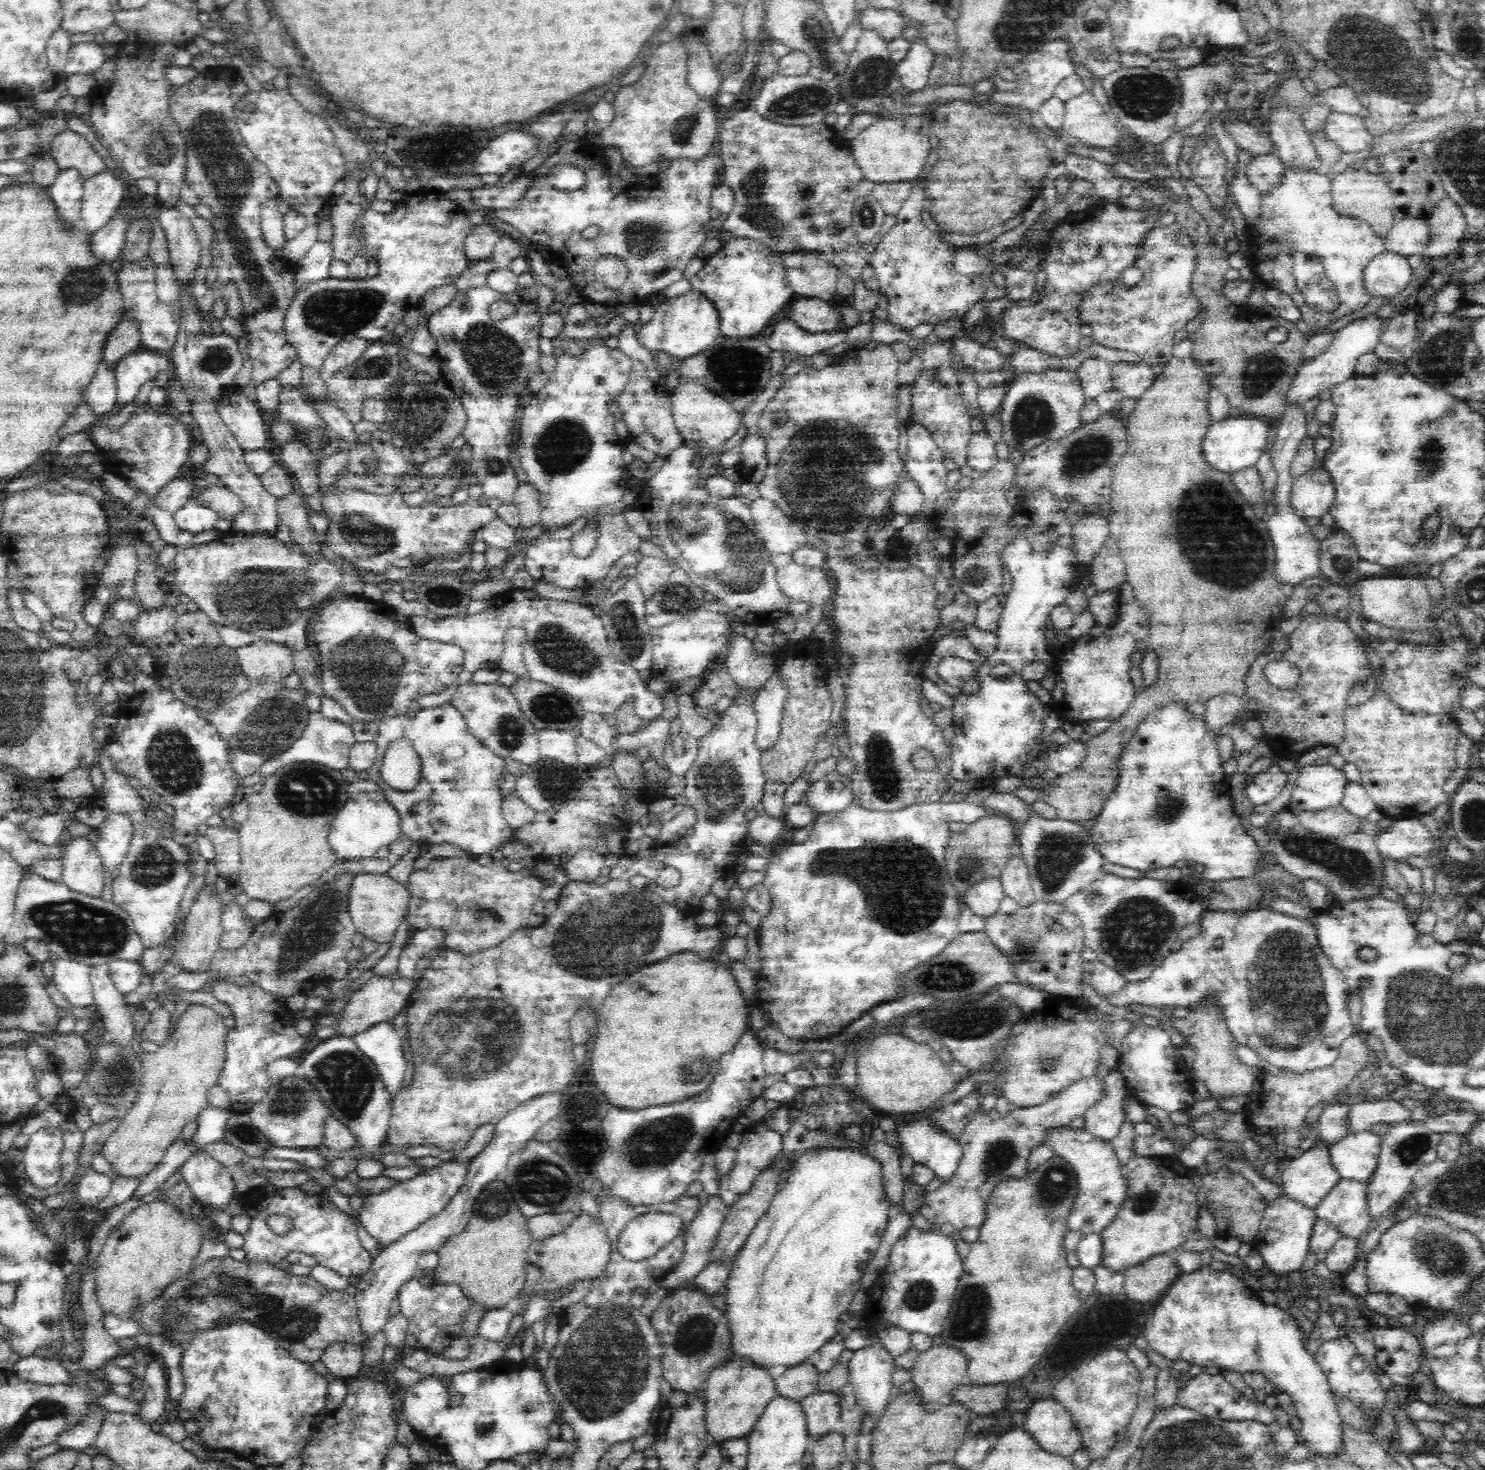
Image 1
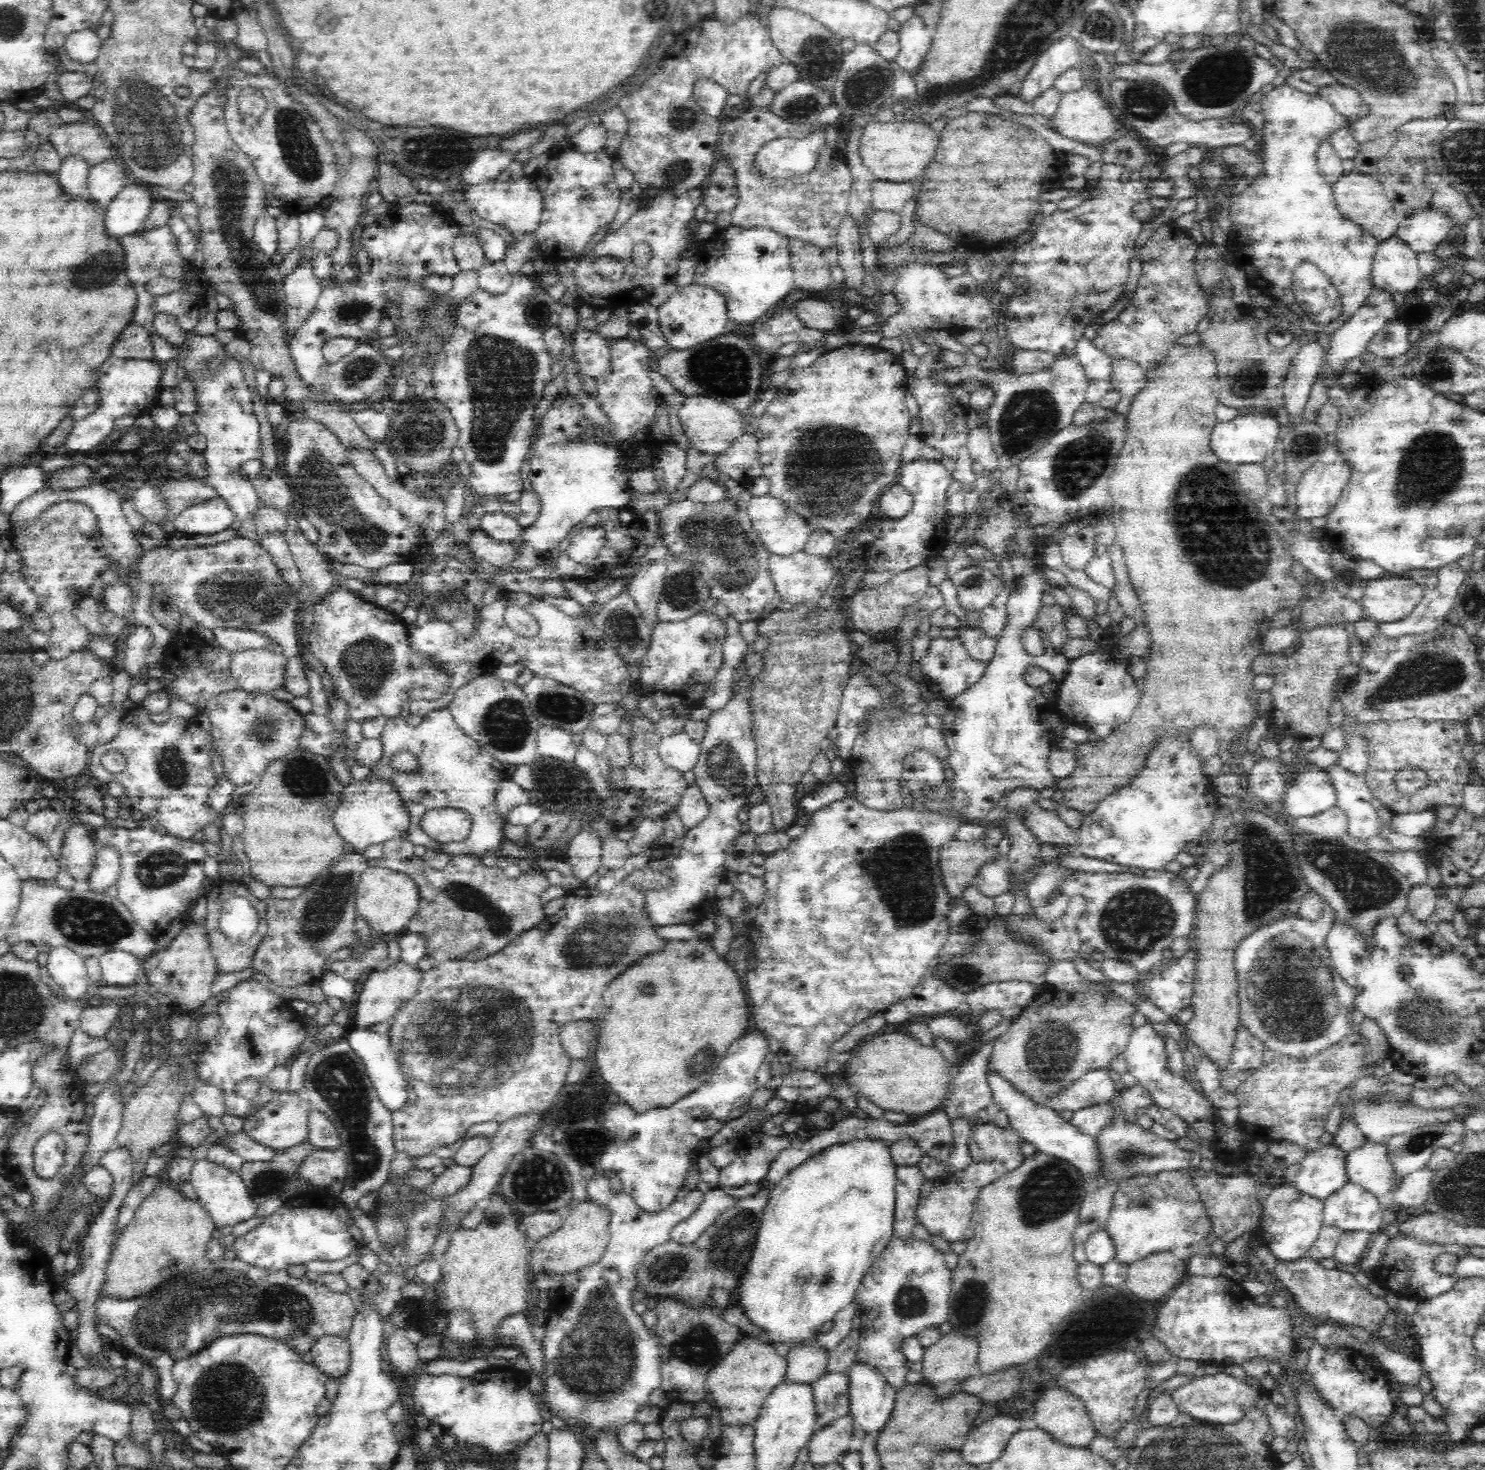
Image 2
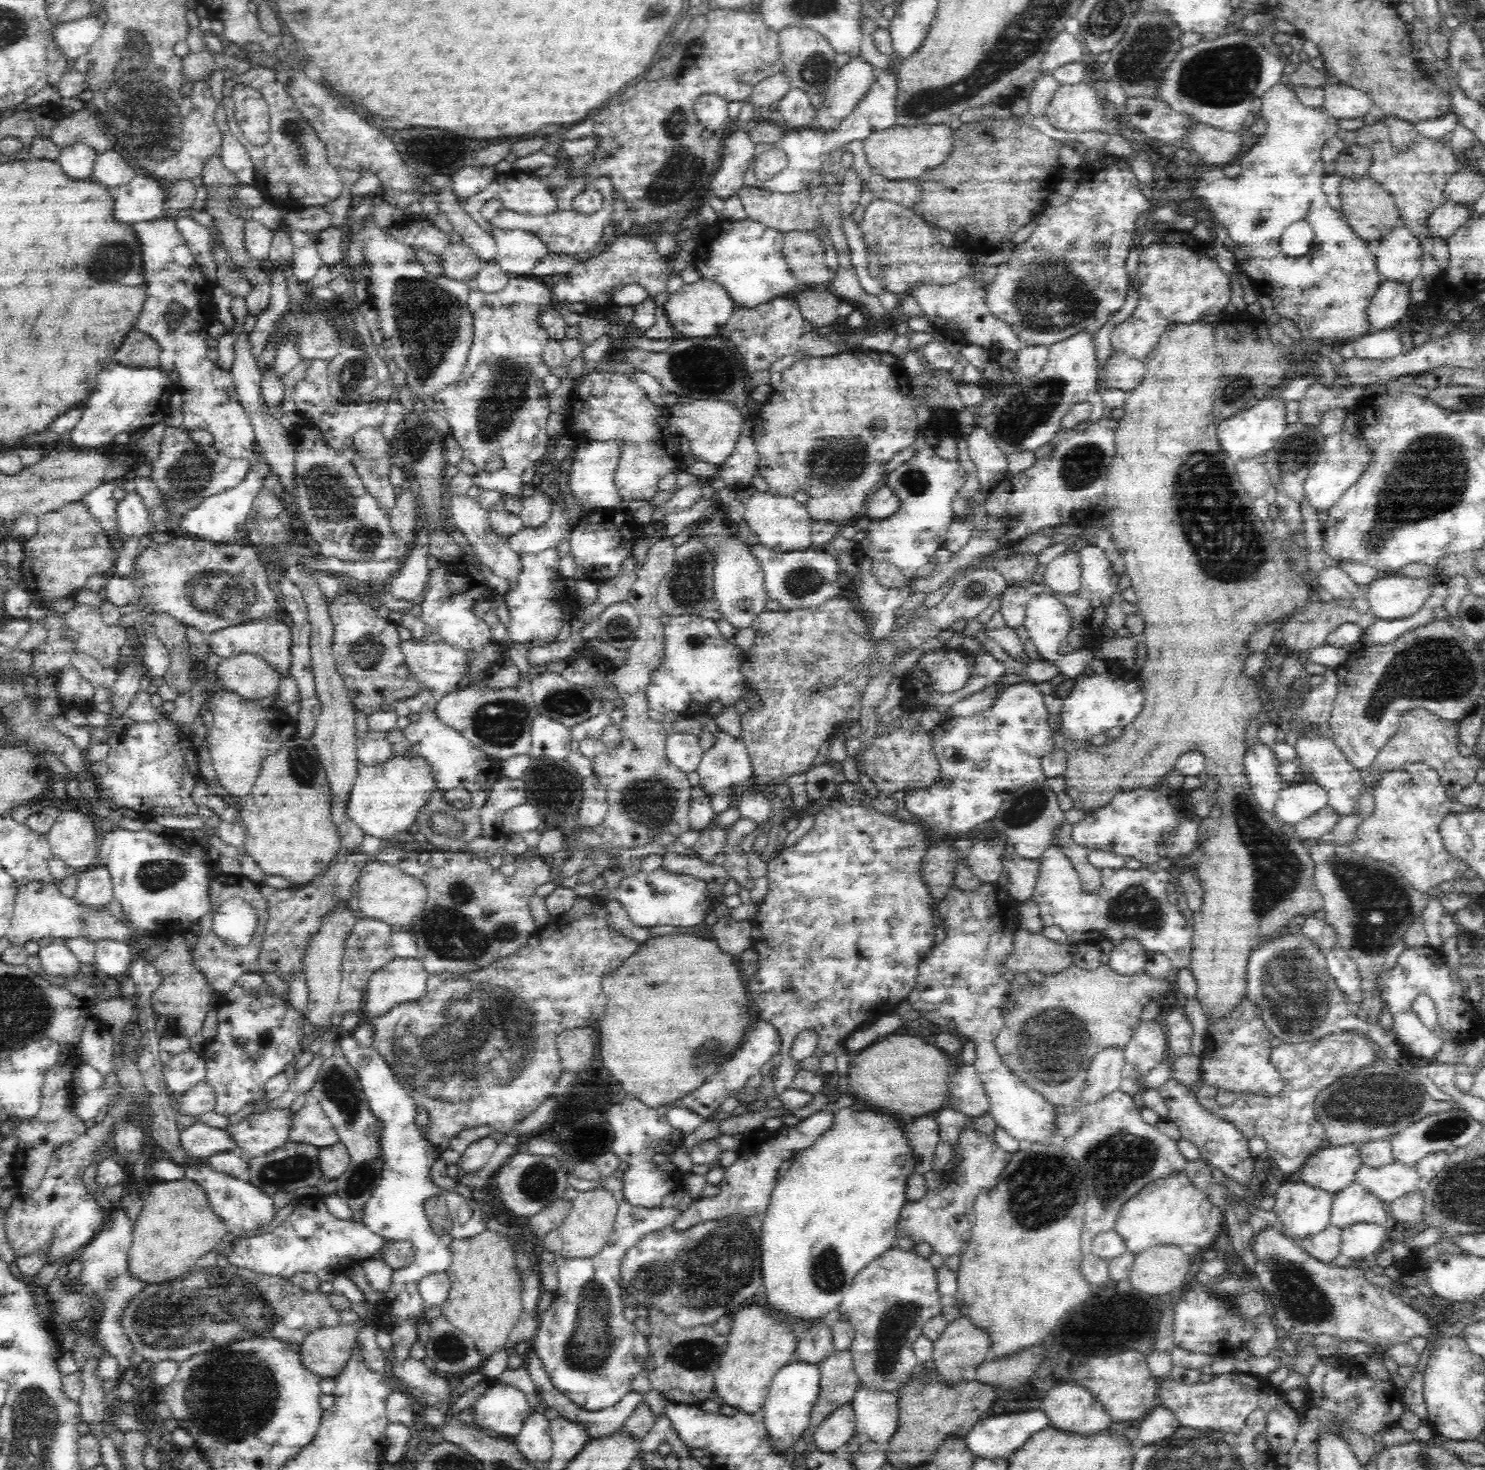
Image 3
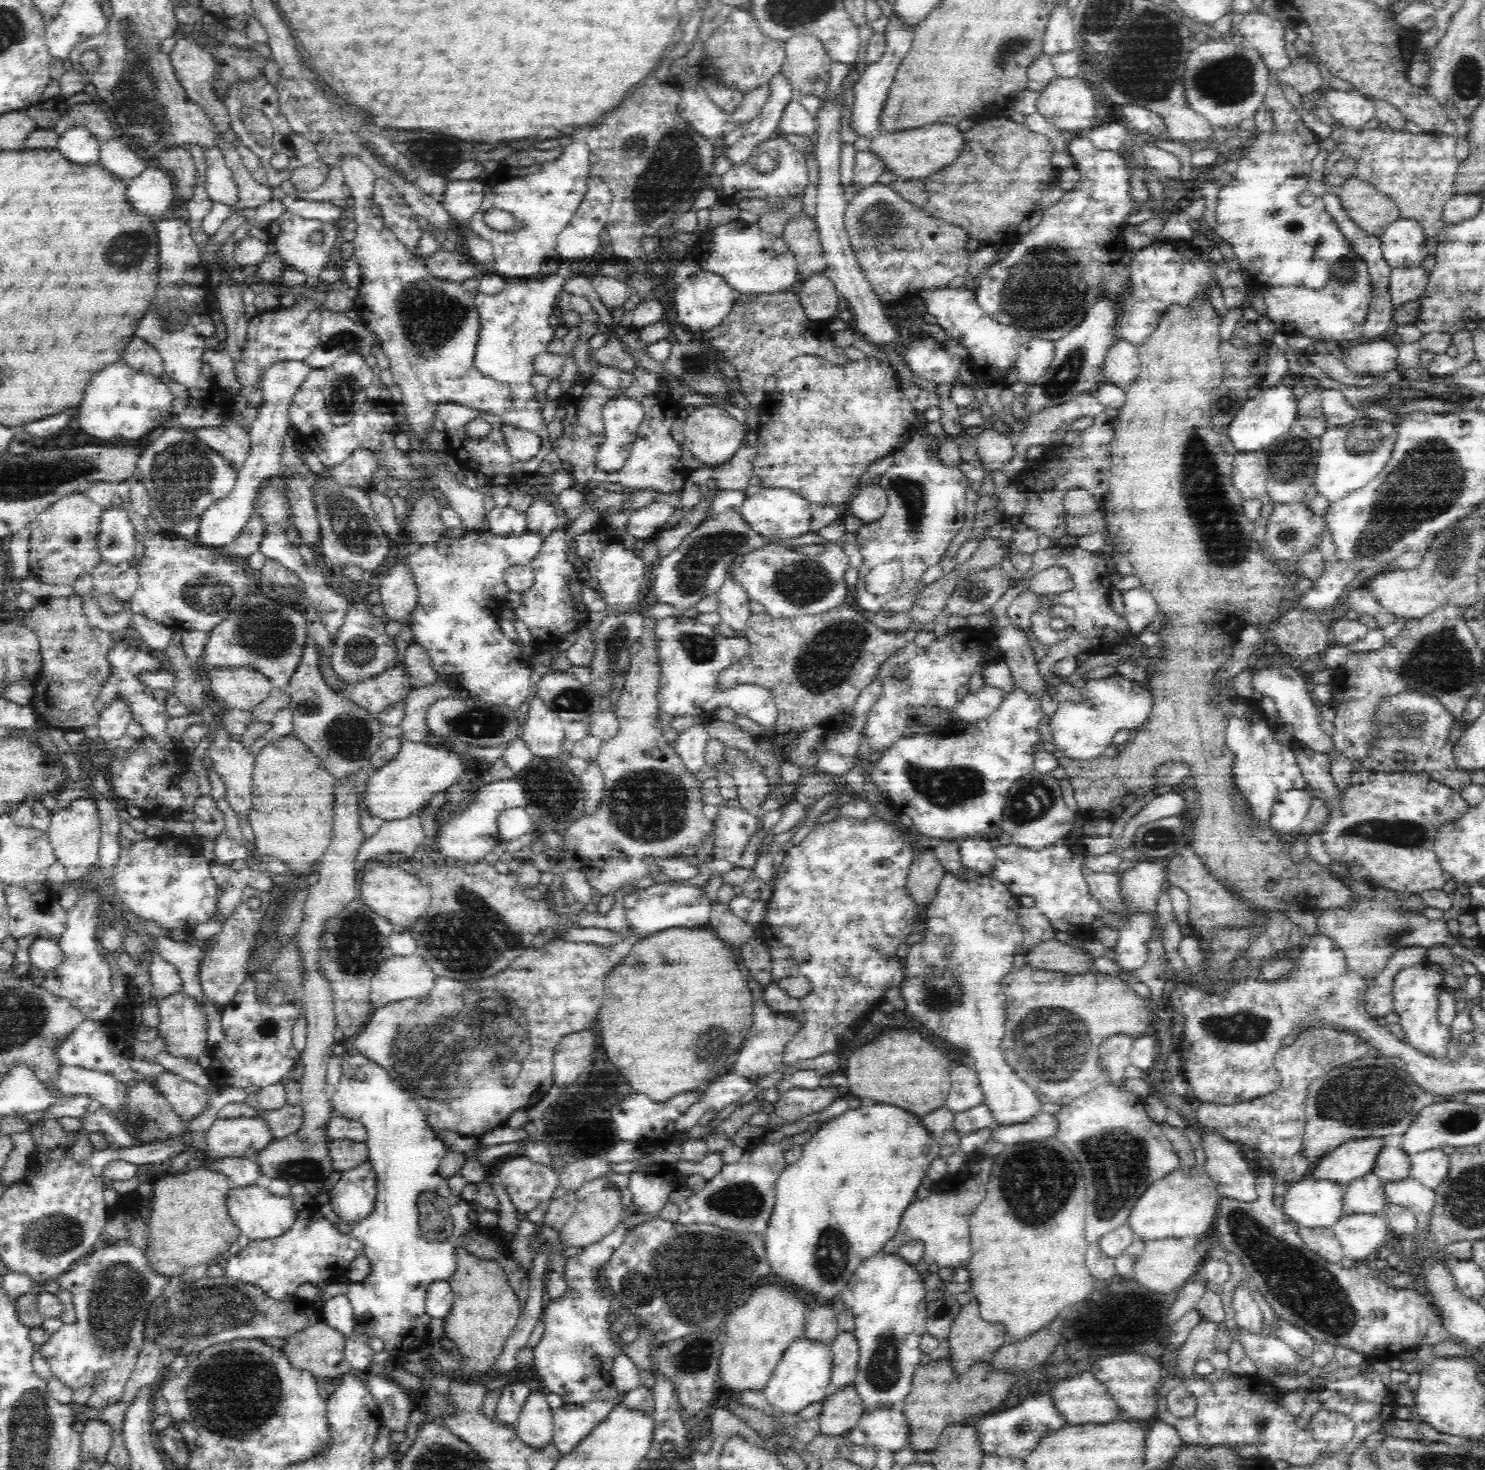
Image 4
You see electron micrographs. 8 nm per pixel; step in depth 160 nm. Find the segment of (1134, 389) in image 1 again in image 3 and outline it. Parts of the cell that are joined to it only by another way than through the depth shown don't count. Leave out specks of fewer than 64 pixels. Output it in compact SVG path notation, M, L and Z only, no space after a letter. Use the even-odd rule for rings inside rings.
M1116 350L1106 360L1098 386L1104 389L1118 388L1118 390L1128 393L1140 384L1144 372L1144 361L1138 360L1122 350Z

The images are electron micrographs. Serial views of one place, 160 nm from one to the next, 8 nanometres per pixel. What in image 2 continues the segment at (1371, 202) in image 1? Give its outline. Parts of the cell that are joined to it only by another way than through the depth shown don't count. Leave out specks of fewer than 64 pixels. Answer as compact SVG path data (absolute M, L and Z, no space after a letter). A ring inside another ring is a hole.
M1350 172L1342 175L1340 180L1334 184L1333 196L1342 217L1356 224L1364 233L1372 235L1380 242L1396 234L1400 219L1384 193L1383 184L1379 181L1369 175Z

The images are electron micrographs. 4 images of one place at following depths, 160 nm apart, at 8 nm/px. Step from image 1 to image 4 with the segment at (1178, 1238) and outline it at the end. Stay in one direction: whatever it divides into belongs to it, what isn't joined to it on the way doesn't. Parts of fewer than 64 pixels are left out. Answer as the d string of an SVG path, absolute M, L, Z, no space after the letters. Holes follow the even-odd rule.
M1198 1165L1179 1166L1177 1170L1168 1174L1167 1178L1153 1183L1144 1192L1133 1207L1127 1223L1130 1225L1135 1239L1144 1242L1186 1236L1198 1239L1212 1228L1221 1197L1204 1168Z

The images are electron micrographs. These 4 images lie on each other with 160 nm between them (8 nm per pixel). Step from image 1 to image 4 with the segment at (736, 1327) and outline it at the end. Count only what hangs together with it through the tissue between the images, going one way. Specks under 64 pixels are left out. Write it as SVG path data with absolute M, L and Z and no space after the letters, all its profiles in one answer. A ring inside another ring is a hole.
M872 1104L872 1106L864 1106L856 1110L848 1109L841 1116L834 1117L831 1122L824 1123L819 1130L810 1138L810 1141L804 1145L803 1153L798 1161L792 1165L788 1165L778 1178L775 1187L775 1206L772 1216L769 1218L767 1229L765 1230L764 1239L766 1241L765 1252L767 1253L769 1269L780 1282L792 1282L794 1286L798 1286L800 1290L810 1290L808 1294L828 1300L832 1296L836 1296L838 1292L842 1292L854 1270L860 1264L876 1254L883 1253L883 1247L896 1234L900 1221L904 1216L904 1211L916 1200L918 1187L921 1186L926 1178L928 1169L936 1158L940 1157L940 1138L932 1137L928 1129L924 1127L922 1118L908 1113L905 1109L896 1106L880 1106L880 1104Z

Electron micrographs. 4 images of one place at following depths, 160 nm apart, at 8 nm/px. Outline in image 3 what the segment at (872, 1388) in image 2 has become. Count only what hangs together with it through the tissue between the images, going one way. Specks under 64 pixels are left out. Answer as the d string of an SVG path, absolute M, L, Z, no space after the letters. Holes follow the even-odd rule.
M860 1384L851 1400L855 1430L867 1442L875 1442L885 1452L897 1430L899 1399L888 1391L867 1390Z

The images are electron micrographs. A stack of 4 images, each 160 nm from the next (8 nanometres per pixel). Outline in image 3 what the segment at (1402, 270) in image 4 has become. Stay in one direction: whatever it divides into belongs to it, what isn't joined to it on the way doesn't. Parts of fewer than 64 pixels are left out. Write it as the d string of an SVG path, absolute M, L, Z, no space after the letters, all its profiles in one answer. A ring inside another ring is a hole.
M1384 280L1368 305L1371 331L1392 329L1412 309L1411 283Z

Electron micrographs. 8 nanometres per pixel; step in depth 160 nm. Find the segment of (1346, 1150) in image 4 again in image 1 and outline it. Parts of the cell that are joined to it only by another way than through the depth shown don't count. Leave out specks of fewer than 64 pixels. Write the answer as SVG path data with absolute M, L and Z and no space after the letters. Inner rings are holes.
M1324 1143L1298 1158L1286 1160L1276 1180L1289 1200L1315 1210L1340 1178L1330 1163L1328 1146Z

